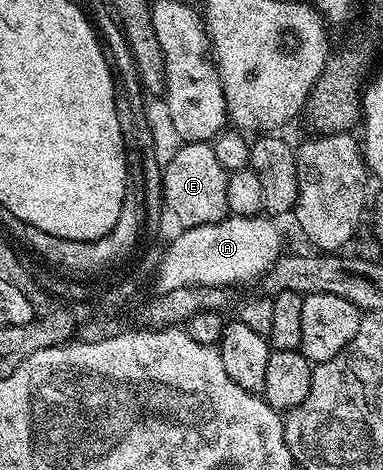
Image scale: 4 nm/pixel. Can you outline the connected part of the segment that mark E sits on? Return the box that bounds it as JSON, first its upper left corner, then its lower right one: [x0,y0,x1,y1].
[162,142,228,228]

